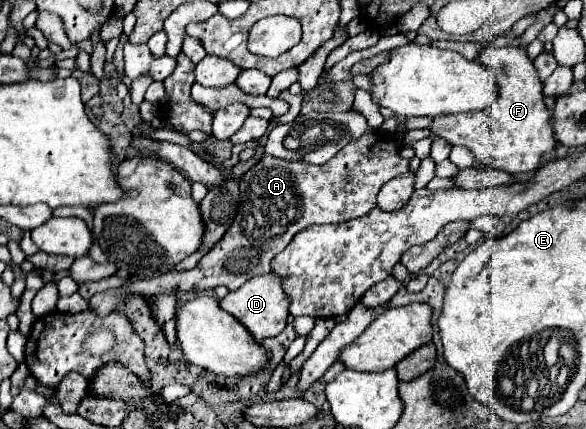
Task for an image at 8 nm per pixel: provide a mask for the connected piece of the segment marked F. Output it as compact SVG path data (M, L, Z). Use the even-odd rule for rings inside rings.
M487 46L481 50L479 58L495 74L499 84L499 98L479 112L439 116L431 124L431 132L445 138L449 144L467 146L473 152L475 162L489 168L503 170L511 176L533 172L541 166L543 154L555 152L557 148L557 138L551 126L551 112L543 102L543 84L539 82L537 68L527 58L525 48Z

